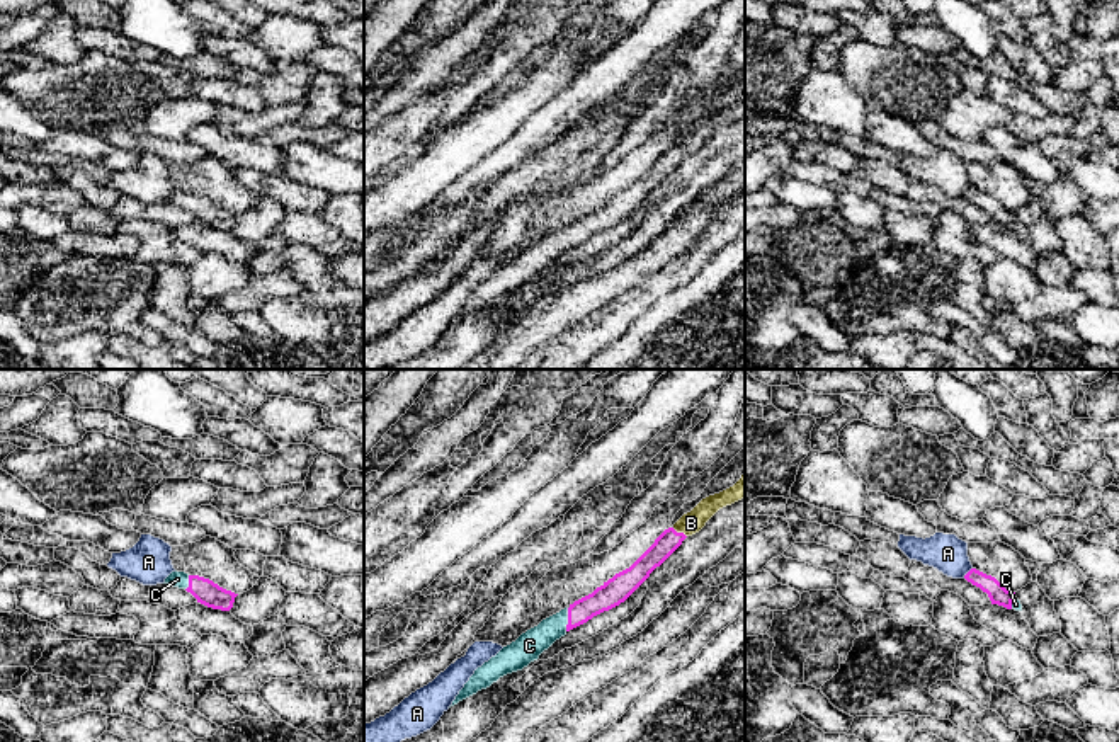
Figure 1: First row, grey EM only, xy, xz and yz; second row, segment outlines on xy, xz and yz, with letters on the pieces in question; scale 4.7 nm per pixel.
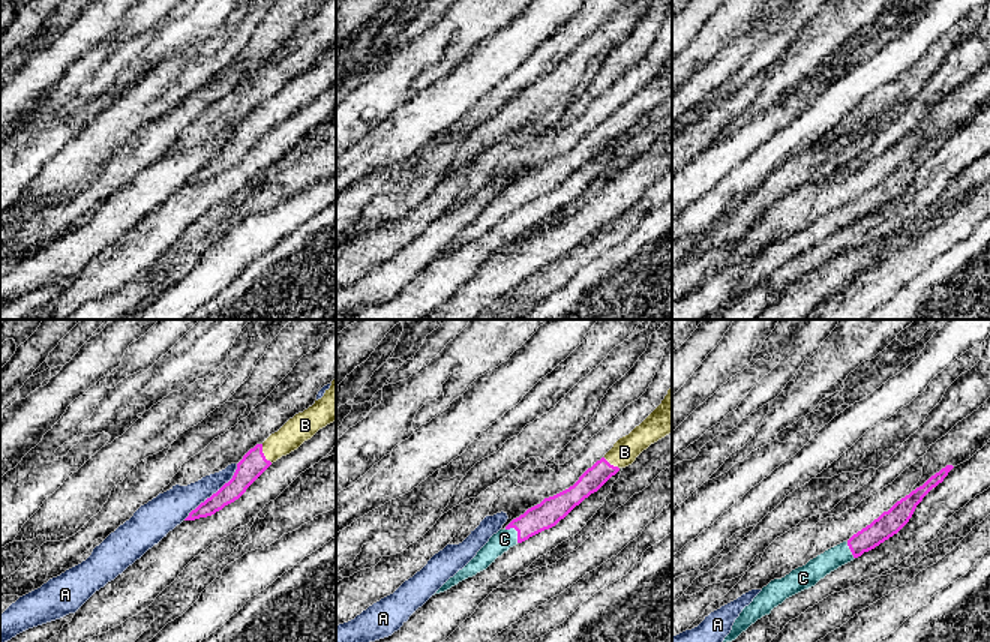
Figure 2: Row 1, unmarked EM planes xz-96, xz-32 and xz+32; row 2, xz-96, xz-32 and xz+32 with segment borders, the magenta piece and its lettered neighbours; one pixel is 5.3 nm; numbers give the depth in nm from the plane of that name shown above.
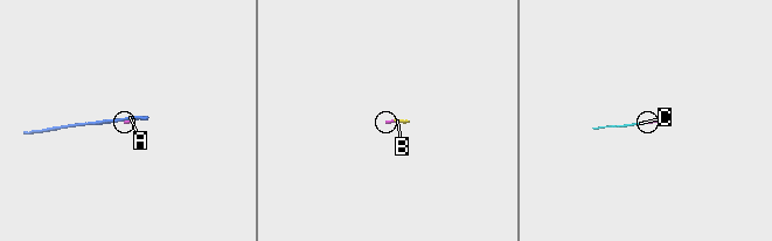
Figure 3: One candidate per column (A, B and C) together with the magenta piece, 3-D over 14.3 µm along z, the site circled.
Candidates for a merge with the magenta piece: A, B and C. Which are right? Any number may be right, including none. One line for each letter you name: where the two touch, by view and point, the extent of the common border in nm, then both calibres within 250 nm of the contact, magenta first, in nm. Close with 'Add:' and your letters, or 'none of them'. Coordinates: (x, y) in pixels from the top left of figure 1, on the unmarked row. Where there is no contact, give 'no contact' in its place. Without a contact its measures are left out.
B: meets magenta in xz at (679, 152); contact 80 nm long; 100 nm thick on the magenta side, 110 nm on the other
C: meets magenta in xz at (568, 239); contact 110 nm long; 120 nm thick on the magenta side, 140 nm on the other
Add: B, C

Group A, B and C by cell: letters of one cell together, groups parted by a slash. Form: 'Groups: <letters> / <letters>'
Groups: A / B C

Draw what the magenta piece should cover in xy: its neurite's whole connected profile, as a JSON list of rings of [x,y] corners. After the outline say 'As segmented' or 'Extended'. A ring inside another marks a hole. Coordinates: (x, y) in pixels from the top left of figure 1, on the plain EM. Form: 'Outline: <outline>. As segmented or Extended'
Outline: [[[172,191],[163,203],[185,208],[190,211],[197,221],[221,230],[230,230],[233,226],[235,216],[238,213],[226,209],[209,197],[199,194],[189,194],[185,191]]]. Extended

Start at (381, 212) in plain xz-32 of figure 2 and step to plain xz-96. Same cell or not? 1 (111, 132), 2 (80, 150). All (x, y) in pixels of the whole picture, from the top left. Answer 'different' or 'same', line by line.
1: same
2: same

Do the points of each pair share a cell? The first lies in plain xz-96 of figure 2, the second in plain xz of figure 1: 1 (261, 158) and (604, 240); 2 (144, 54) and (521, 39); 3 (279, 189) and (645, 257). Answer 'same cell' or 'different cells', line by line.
1: same cell
2: different cells
3: same cell

